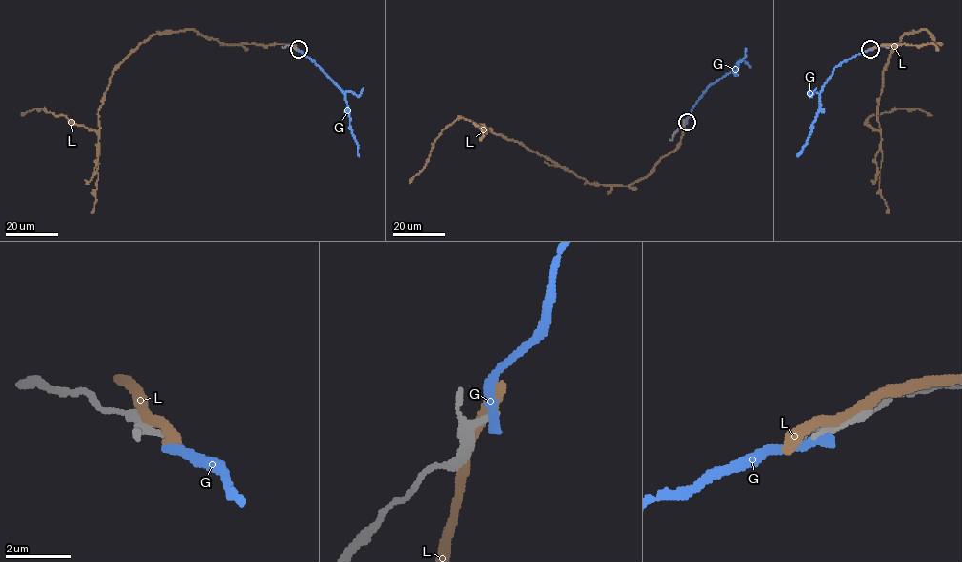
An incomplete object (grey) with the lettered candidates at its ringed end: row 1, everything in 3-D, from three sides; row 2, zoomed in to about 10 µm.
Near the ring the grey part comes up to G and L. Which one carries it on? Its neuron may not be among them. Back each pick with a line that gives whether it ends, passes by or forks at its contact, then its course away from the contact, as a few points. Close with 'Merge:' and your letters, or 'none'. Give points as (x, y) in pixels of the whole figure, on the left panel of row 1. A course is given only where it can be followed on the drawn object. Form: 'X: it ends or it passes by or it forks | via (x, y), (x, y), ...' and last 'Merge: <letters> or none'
Merge: none

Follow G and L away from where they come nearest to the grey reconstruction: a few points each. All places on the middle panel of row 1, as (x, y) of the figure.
G: (686, 122), (706, 88), (738, 68), (746, 48)
L: (685, 124), (680, 144), (646, 176), (606, 185), (590, 184), (516, 141), (456, 118), (409, 183)

